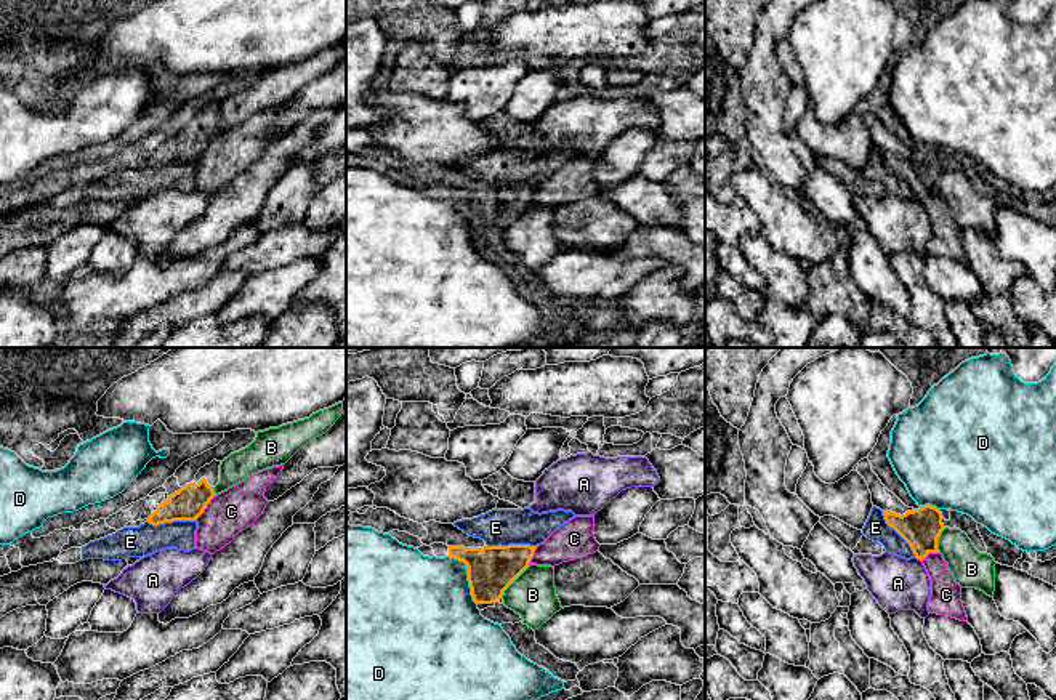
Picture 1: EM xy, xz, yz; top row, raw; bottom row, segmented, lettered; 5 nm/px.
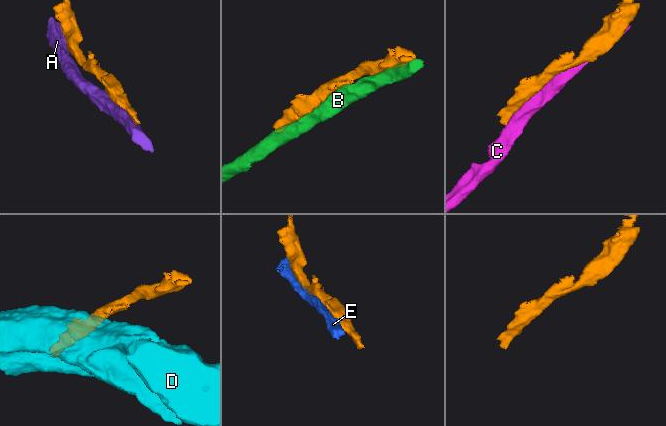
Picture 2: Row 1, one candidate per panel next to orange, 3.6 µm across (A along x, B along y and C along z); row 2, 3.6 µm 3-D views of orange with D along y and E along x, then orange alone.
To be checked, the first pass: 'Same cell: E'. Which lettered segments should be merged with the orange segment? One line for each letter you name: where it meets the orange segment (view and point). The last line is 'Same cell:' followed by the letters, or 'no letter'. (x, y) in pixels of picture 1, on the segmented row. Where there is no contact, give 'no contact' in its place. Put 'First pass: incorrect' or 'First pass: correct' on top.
First pass: incorrect
Same cell: no letter

